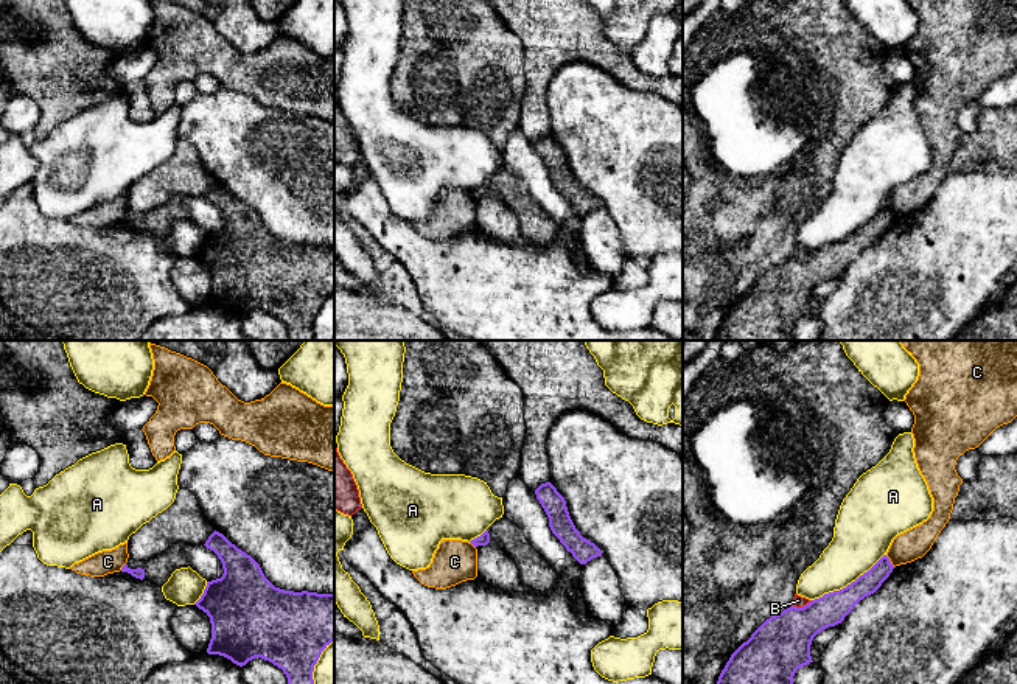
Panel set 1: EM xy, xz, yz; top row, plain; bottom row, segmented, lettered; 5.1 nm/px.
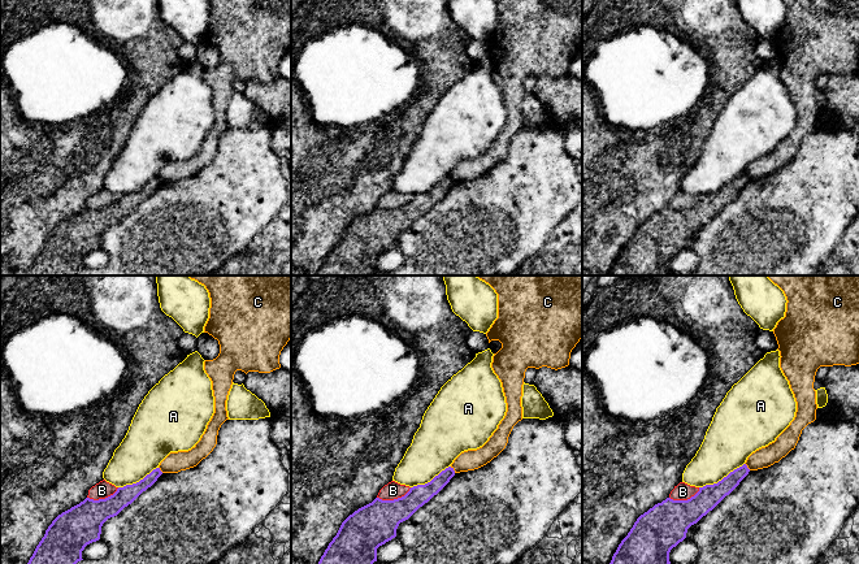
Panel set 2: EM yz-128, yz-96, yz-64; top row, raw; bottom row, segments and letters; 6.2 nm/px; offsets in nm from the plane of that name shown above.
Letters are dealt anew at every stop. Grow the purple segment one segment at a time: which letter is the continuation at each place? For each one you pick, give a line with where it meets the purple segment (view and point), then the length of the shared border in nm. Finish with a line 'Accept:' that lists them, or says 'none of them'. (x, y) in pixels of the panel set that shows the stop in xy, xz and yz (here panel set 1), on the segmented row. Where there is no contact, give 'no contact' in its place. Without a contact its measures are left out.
Accept: none of them

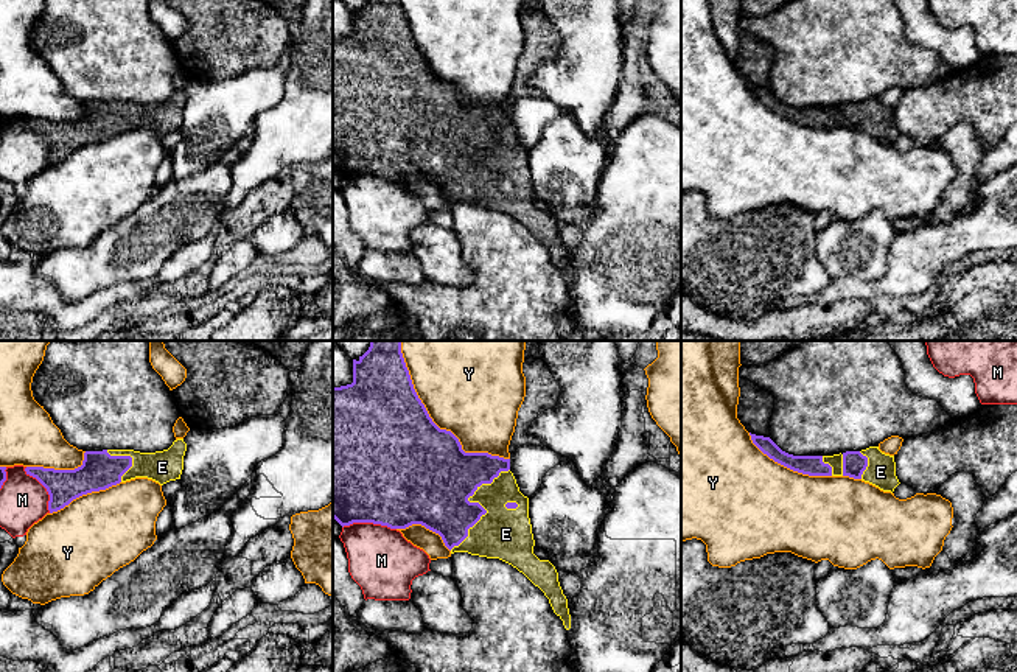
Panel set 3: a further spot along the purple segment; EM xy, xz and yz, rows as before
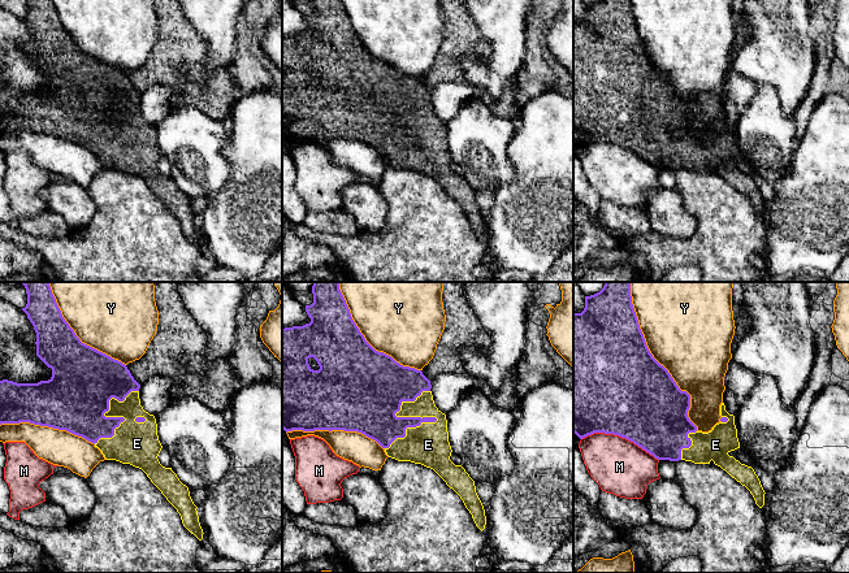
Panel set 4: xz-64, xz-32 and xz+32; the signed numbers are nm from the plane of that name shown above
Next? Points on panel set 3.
E: contact xz (478, 503); length 500 nm
Accept: E

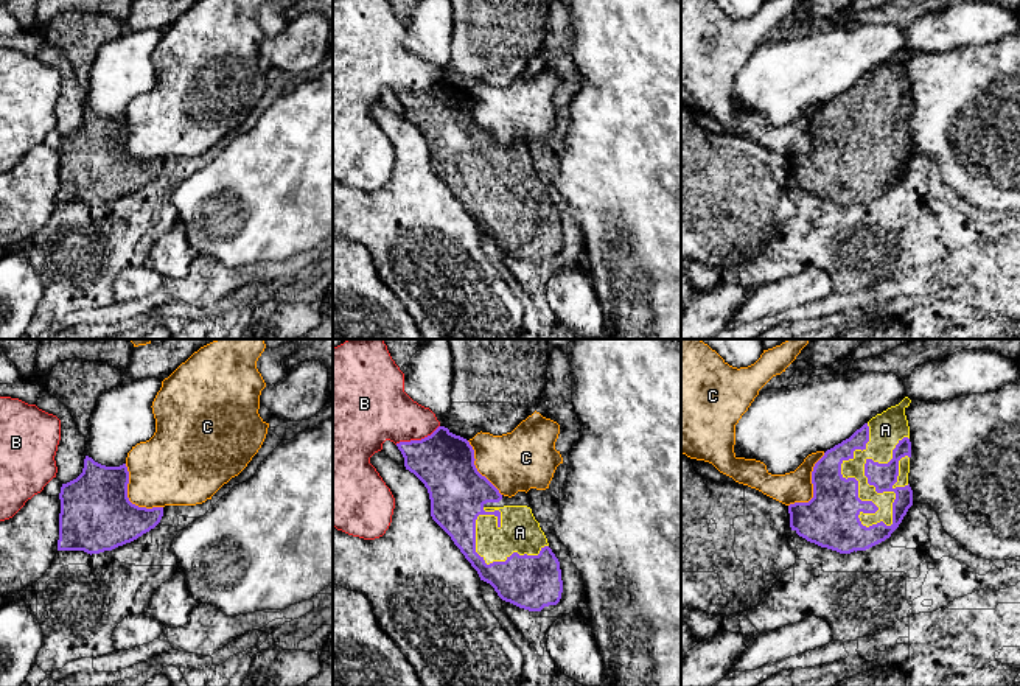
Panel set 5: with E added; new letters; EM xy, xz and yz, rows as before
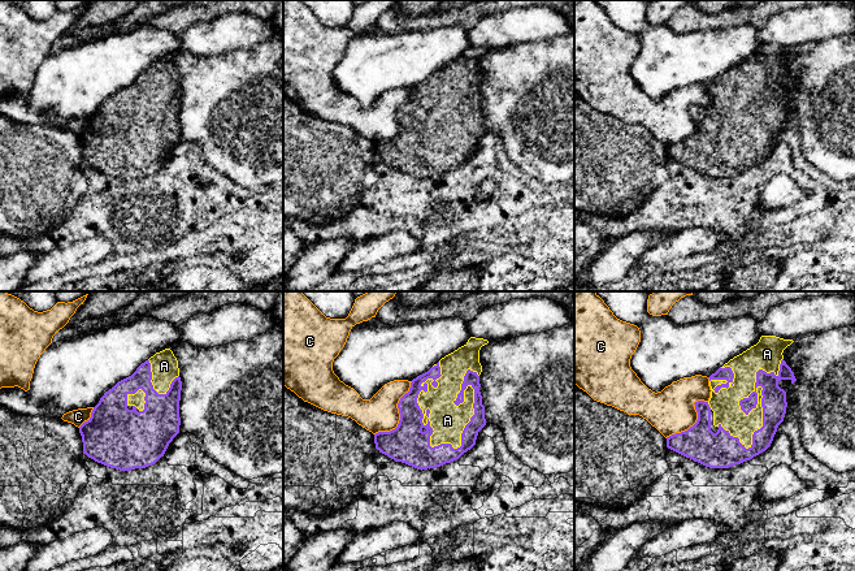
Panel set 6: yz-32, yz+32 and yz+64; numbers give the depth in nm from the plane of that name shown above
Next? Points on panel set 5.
A: contact yz (857, 489); length 550 nm
Accept: A

